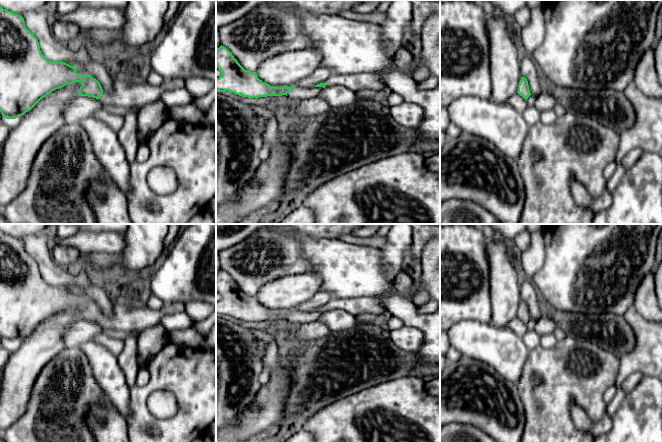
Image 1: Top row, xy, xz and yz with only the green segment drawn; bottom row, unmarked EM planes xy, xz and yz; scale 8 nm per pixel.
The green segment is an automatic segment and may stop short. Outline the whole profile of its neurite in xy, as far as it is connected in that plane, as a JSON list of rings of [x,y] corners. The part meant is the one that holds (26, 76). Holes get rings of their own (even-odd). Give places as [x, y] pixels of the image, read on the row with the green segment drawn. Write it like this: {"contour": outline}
{"contour": [[[0,7],[0,112],[6,119],[16,119],[30,111],[42,98],[67,84],[81,82],[79,96],[99,99],[103,105],[127,109],[142,107],[161,99],[164,91],[185,86],[182,79],[164,81],[160,86],[147,82],[128,83],[112,78],[112,90],[104,91],[91,75],[80,76],[75,67],[65,62],[52,62],[41,52],[38,39],[25,26],[22,16]]]}

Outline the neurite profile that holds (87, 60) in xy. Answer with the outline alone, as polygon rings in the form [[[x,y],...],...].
[[[75,47],[76,66],[81,66],[95,78],[101,85],[103,91],[112,90],[112,76],[103,65],[102,61],[90,52],[87,48]]]

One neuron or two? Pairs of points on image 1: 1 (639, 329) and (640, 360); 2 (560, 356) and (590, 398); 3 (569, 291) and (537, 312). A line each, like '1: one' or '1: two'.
1: one
2: one
3: two

